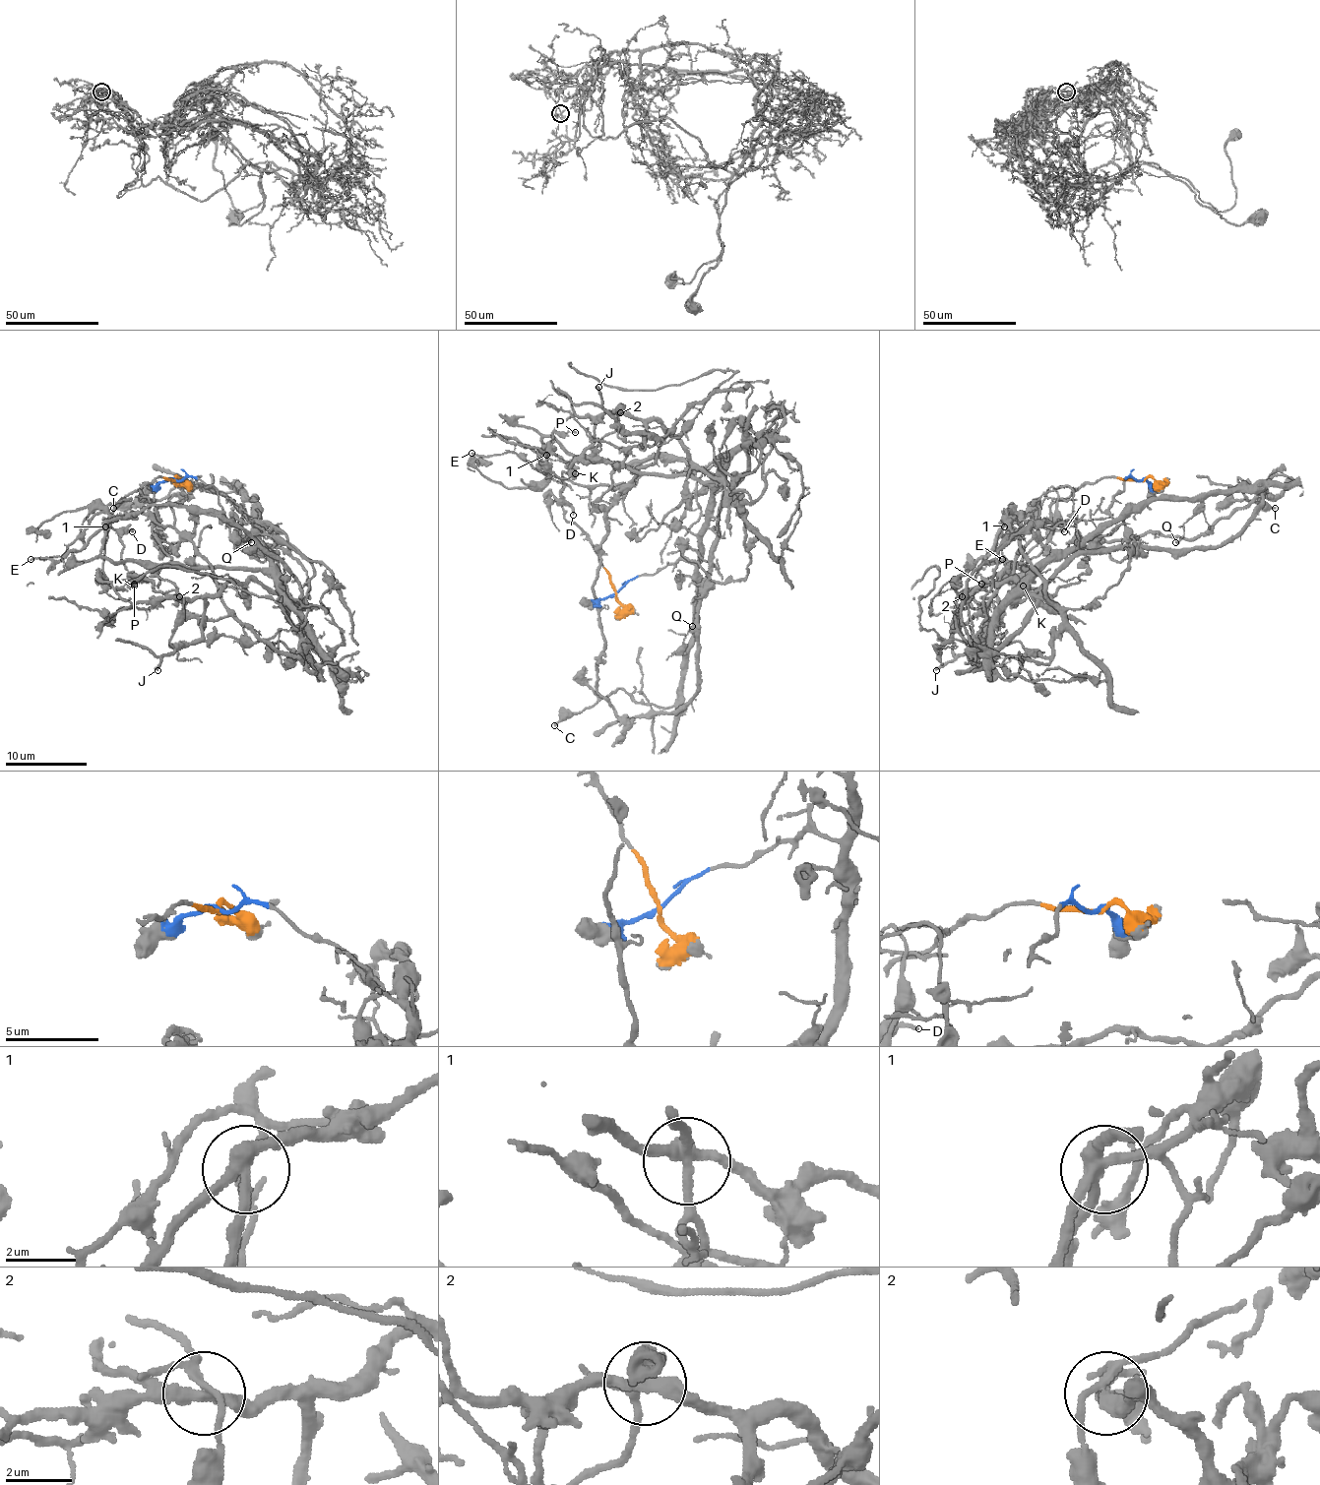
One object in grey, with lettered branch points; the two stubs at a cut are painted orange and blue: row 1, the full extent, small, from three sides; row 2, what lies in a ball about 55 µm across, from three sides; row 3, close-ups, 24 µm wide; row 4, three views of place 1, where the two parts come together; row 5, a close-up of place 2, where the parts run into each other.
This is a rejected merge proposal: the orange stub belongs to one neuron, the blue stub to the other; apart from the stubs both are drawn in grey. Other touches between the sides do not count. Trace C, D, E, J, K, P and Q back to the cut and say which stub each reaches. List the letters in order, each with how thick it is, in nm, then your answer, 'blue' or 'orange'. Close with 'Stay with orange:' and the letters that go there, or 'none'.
C: calibre 240 nm; blue
D: calibre 200 nm; orange
E: calibre 160 nm; blue
J: calibre 280 nm; orange
K: calibre 600 nm; orange
P: calibre 190 nm; orange
Q: calibre 110 nm; blue
Stay with orange: D, J, K, P

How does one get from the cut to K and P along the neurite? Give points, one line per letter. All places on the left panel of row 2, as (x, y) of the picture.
K: (175, 480), (157, 478), (145, 482), (116, 507), (109, 523), (118, 533), (126, 579), (134, 587)
P: (175, 480), (145, 482), (109, 521), (126, 572), (145, 577), (155, 592), (130, 603), (116, 590), (134, 585)

